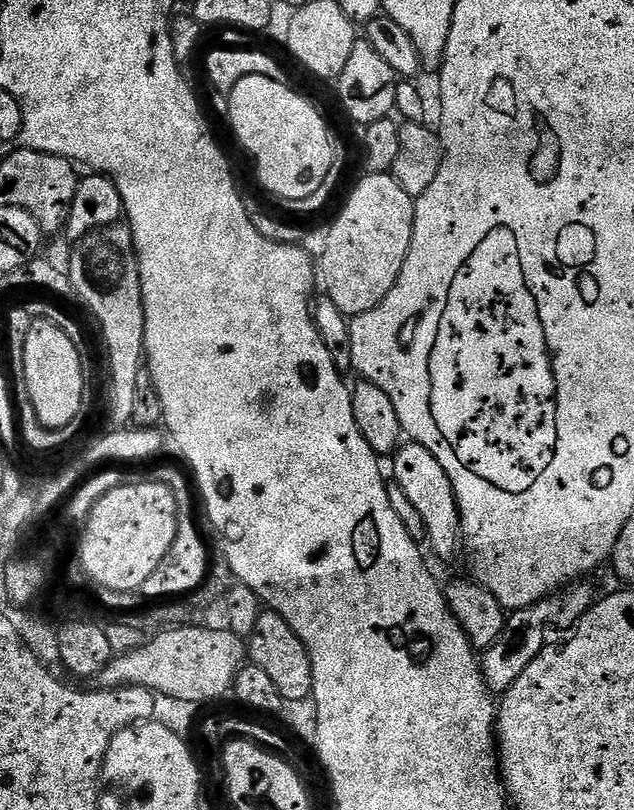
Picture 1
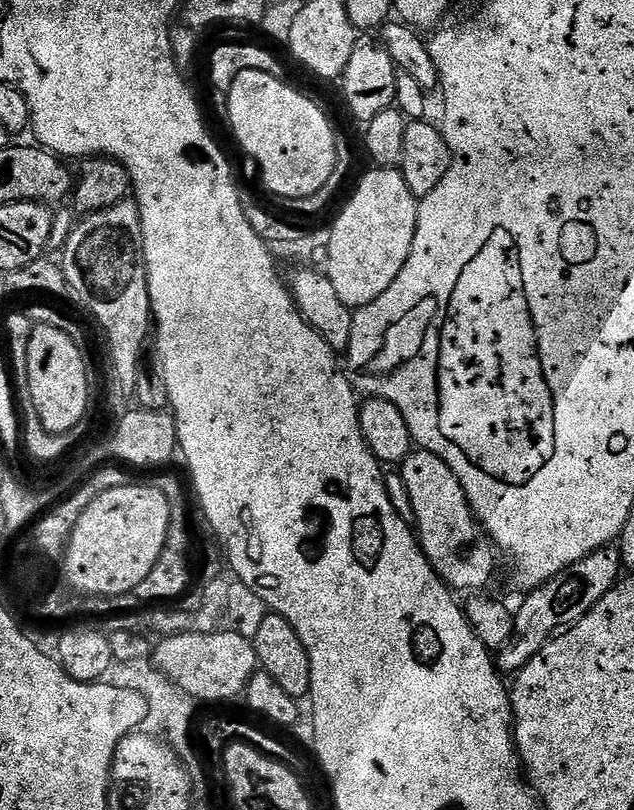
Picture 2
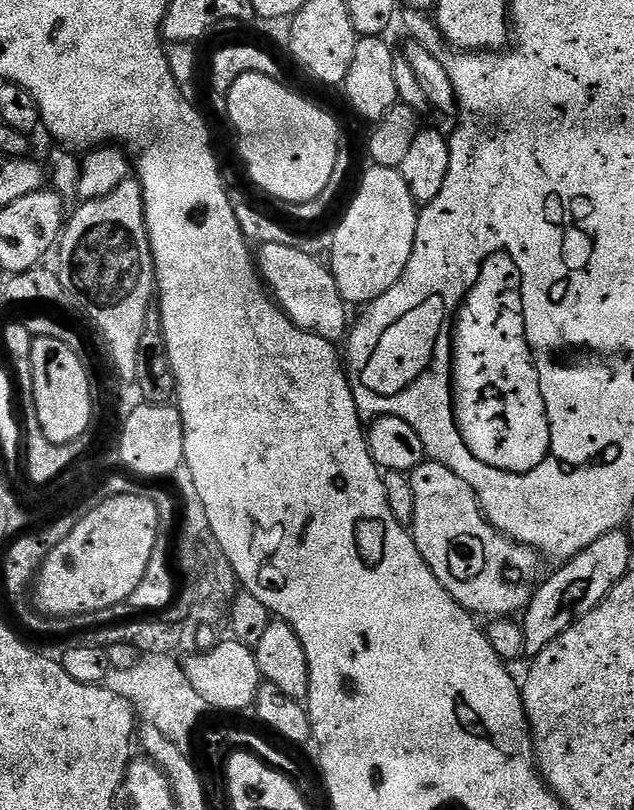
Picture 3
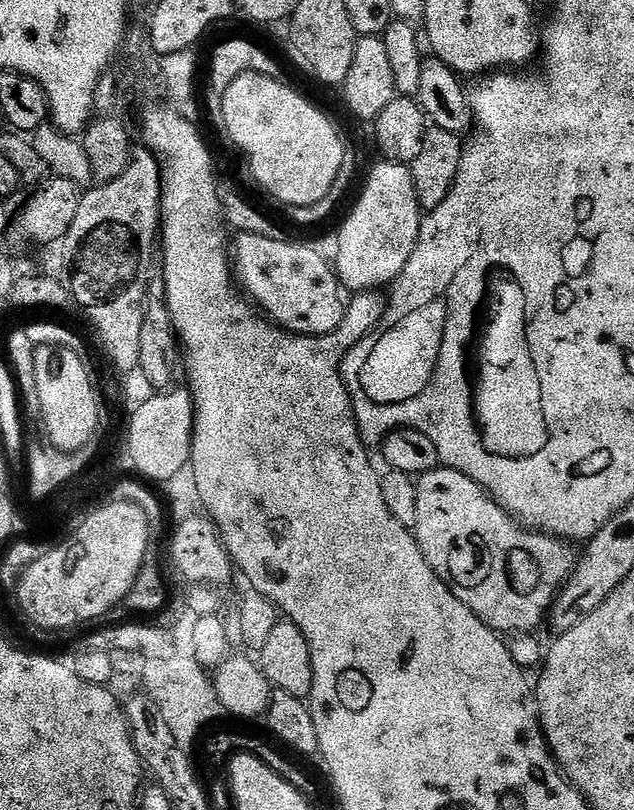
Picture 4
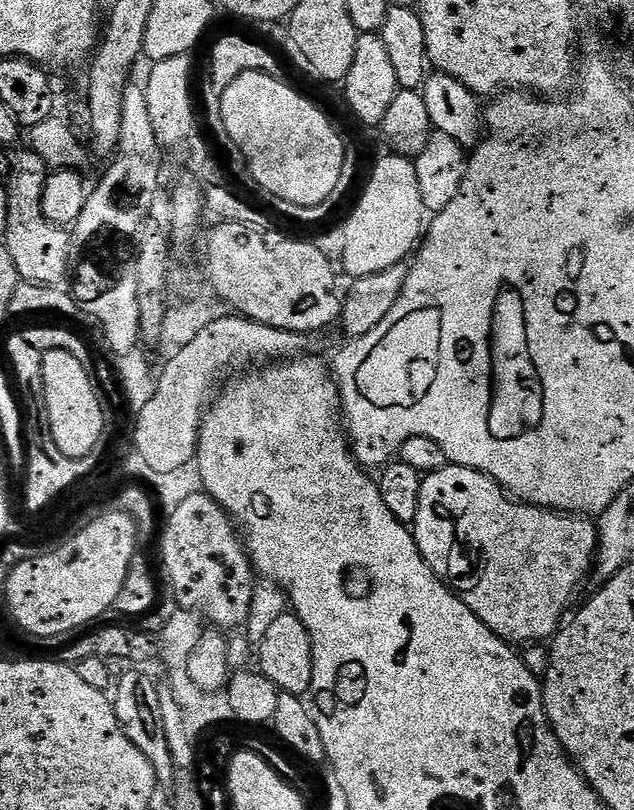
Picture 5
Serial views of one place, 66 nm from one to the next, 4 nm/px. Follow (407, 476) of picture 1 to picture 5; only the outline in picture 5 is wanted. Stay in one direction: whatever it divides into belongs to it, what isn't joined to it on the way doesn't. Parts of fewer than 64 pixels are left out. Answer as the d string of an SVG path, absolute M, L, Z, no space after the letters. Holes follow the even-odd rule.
M448 464L439 468L437 472L429 472L422 479L422 490L418 498L418 514L414 525L416 545L422 554L422 558L438 574L449 588L455 592L457 598L478 617L496 636L501 636L516 646L528 646L533 642L548 642L555 637L562 627L565 619L564 611L572 604L576 591L594 568L594 561L598 551L598 528L591 519L580 514L569 514L551 508L539 508L536 504L517 502L513 497L501 488L498 482L494 482L485 472L479 472L473 468L463 468L457 464Z

